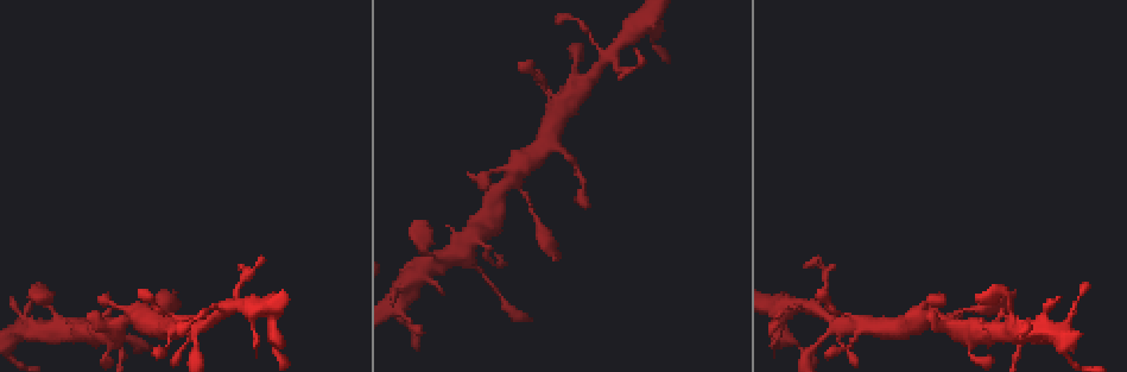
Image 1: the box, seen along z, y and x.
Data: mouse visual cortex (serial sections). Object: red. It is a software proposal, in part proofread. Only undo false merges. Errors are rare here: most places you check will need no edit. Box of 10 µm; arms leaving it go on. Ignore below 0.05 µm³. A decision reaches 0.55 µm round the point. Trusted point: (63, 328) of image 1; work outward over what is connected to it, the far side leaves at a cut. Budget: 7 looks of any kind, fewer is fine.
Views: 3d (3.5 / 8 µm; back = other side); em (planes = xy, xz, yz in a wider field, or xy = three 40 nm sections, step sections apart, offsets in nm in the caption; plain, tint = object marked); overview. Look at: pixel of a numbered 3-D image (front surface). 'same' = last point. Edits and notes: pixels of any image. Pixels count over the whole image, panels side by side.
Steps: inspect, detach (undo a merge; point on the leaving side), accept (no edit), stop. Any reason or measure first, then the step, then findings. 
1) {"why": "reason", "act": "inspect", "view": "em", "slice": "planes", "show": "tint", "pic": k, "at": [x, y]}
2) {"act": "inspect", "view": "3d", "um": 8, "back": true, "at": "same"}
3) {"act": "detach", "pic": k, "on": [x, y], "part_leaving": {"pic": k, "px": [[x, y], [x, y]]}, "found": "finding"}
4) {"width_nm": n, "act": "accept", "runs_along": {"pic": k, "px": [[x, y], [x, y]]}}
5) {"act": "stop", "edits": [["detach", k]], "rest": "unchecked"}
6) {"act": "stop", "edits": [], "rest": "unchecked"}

{"why": "three arms meet", "act": "inspect", "view": "3d", "um": 3.5, "pic": 1, "at": [940, 313]}

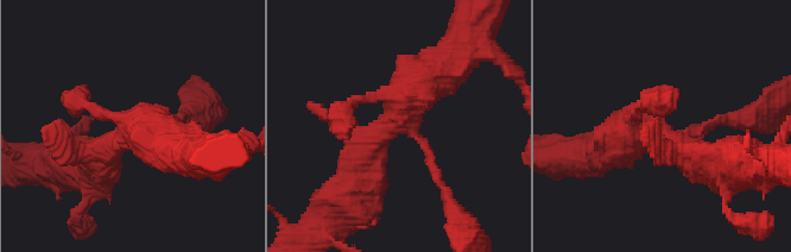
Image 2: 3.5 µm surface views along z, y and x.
{"why": "now the EM", "act": "inspect", "view": "em", "slice": "xy", "step": 3, "show": "tint", "pic": 2, "at": [398, 118]}

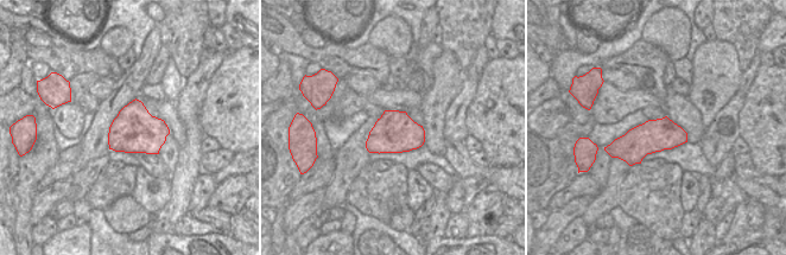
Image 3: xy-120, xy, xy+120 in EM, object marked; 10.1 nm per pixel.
{"act": "accept", "runs_along": {"pic": 2, "px": [[366, 176], [373, 139], [445, 63]]}, "found": "all the same cell"}

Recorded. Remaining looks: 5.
{"why": "a narrow waist", "act": "inspect", "view": "em", "slice": "xy", "step": 1, "show": "tint", "pic": 1, "at": [577, 169]}

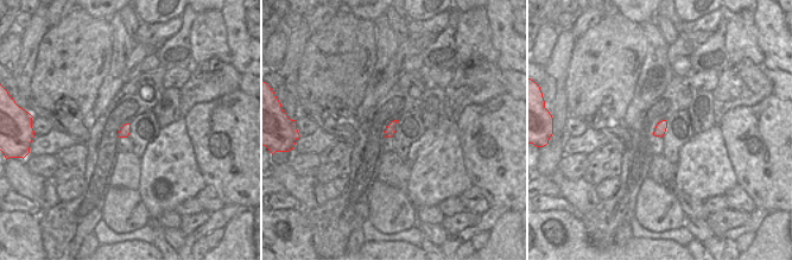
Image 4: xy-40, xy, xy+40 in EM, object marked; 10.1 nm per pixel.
{"why": "wider look", "act": "inspect", "view": "3d", "um": 3.5, "at": "same"}

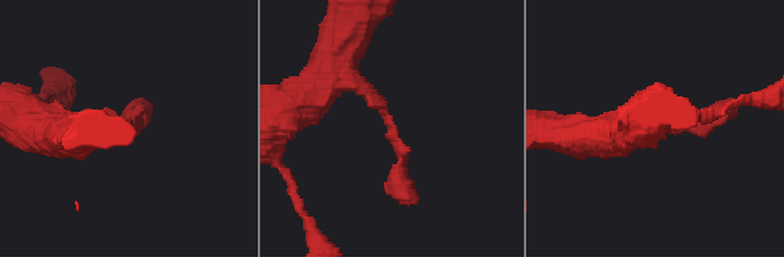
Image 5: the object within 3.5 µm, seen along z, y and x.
{"act": "accept", "runs_along": {"pic": 5, "px": [[330, 68], [381, 105], [410, 196]]}, "found": "all the same cell"}

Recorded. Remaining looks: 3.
{"why": "abrupt turn", "act": "inspect", "view": "3d", "um": 3.5, "pic": 1, "at": [486, 250]}

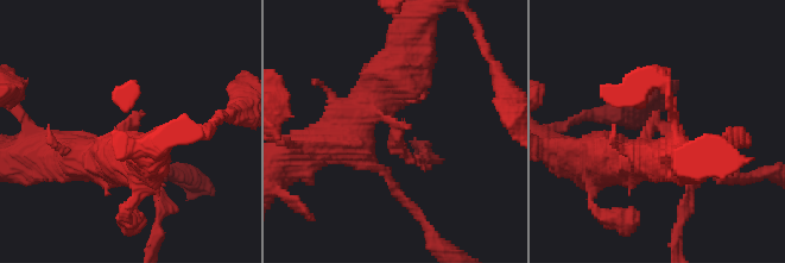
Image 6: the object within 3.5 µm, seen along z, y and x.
{"arm_widths_nm": [150, 500], "why": "now the EM", "act": "inspect", "view": "em", "slice": "planes", "show": "tint", "pic": 6, "at": [127, 127]}

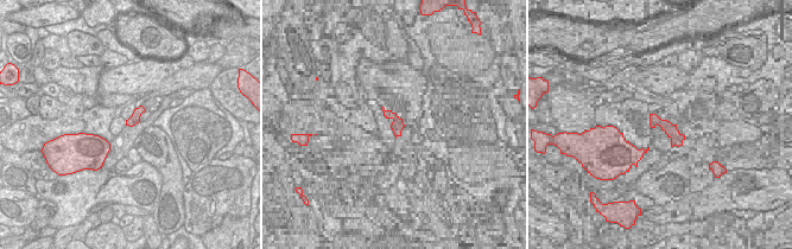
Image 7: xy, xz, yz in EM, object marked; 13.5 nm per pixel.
{"act": "detach", "pic": 6, "on": [409, 158], "part_leaving": {"pic": 6, "px": [[396, 126], [396, 148], [425, 154]]}, "found": "two cells meet here"}

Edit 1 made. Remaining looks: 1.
{"act": "stop", "edits": [["detach", 6]], "rest": "unchecked"}

